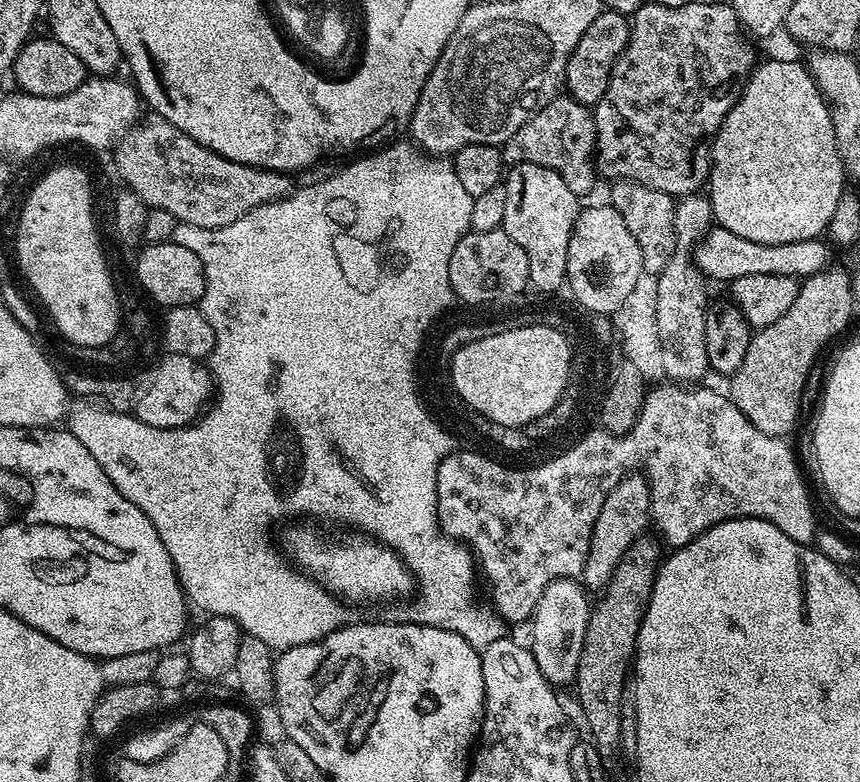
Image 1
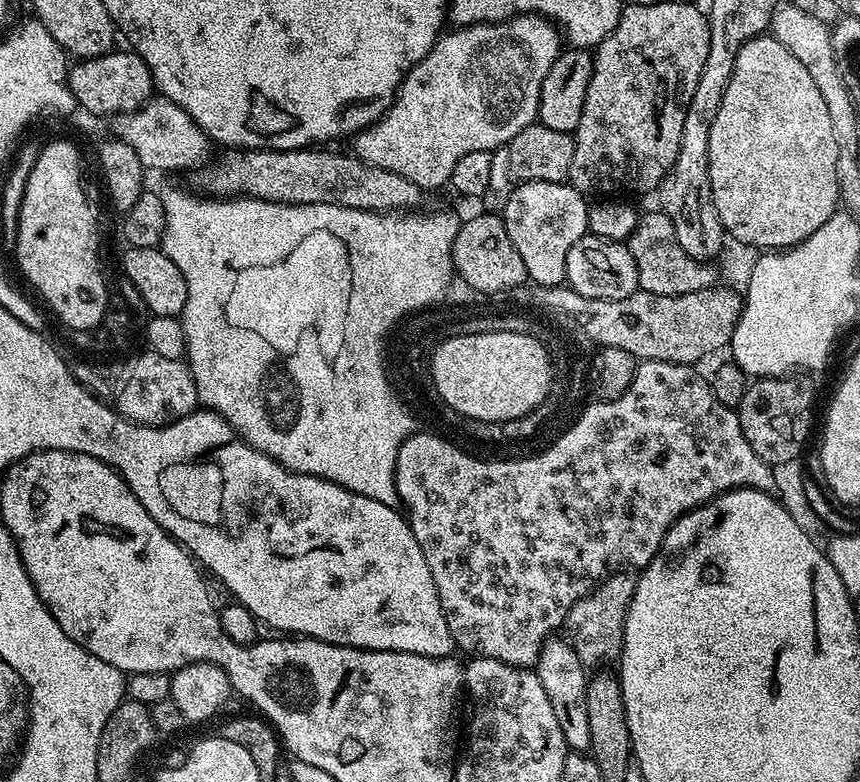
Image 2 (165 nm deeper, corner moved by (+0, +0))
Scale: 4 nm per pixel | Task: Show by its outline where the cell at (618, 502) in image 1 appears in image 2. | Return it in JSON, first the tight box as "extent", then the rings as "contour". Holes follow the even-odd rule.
{"extent":[566,570,636,669],"contour":[[[616,570],[600,581],[590,594],[574,602],[568,612],[566,636],[586,669],[599,669],[607,665],[604,664],[607,660],[615,661],[619,657],[620,649],[624,647],[626,614],[630,610],[635,589],[636,576],[628,570]]]}

